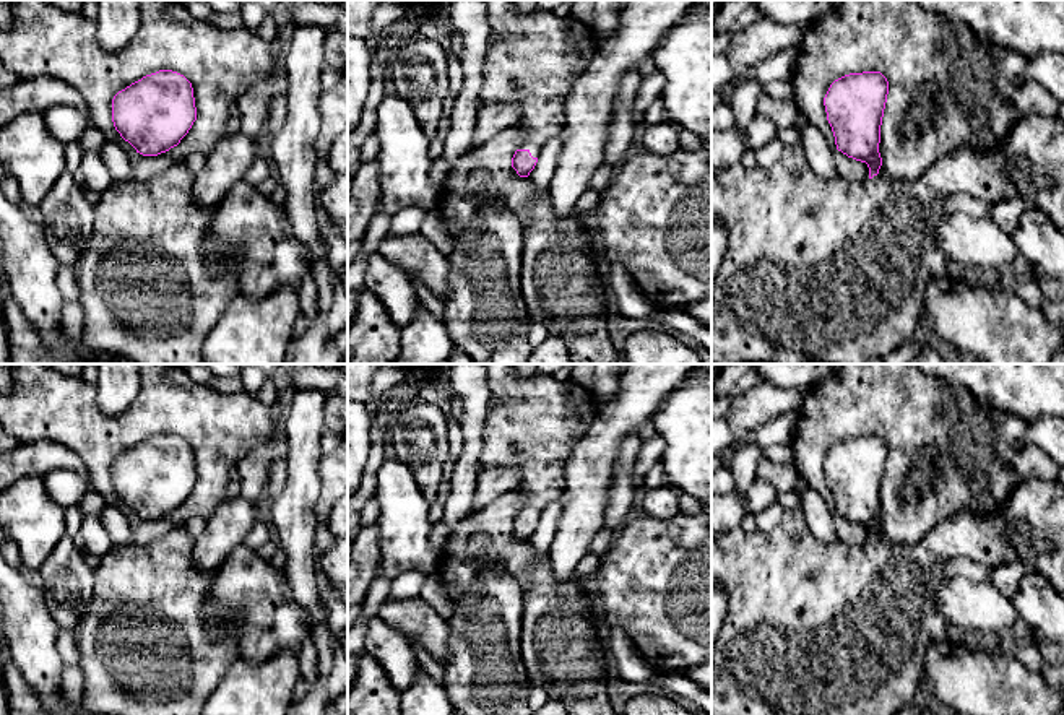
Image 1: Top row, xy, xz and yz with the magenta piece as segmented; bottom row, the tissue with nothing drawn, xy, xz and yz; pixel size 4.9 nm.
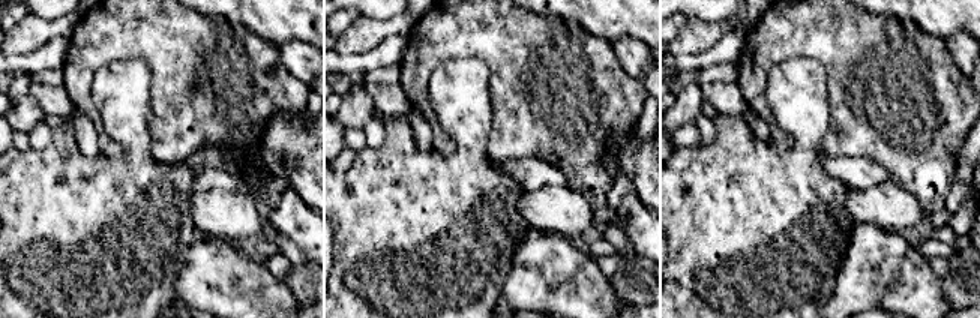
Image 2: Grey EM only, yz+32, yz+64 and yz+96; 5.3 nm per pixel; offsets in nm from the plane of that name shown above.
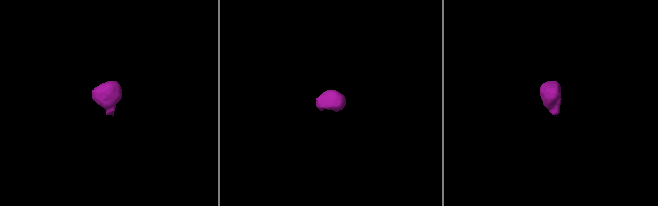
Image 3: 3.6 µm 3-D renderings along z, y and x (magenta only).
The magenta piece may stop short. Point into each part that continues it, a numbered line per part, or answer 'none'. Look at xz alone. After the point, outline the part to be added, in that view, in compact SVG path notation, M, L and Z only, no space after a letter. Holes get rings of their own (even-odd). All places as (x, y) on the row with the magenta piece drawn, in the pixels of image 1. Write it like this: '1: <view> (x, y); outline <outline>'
1: xz (533, 57); outline M484 0L489 8L492 37L487 44L486 81L479 93L478 110L491 104L518 104L520 125L526 136L518 150L538 158L543 146L564 128L564 101L572 83L595 57L601 39L596 32L569 16L556 16L547 10L517 10L517 0Z

